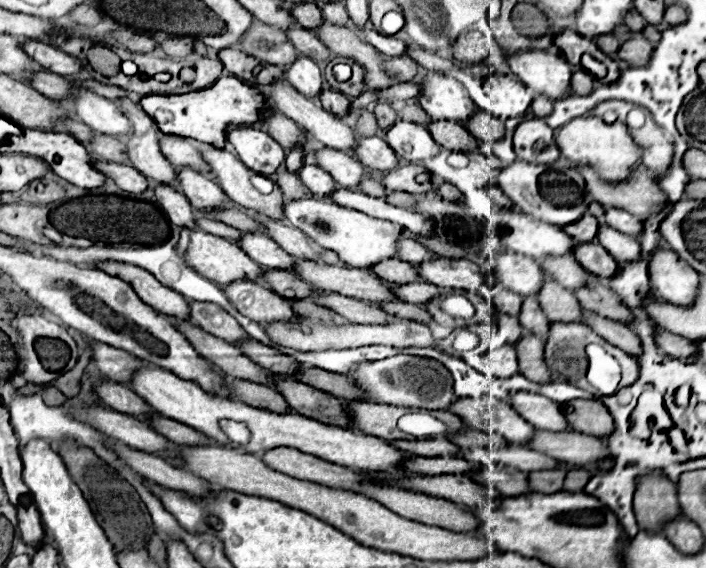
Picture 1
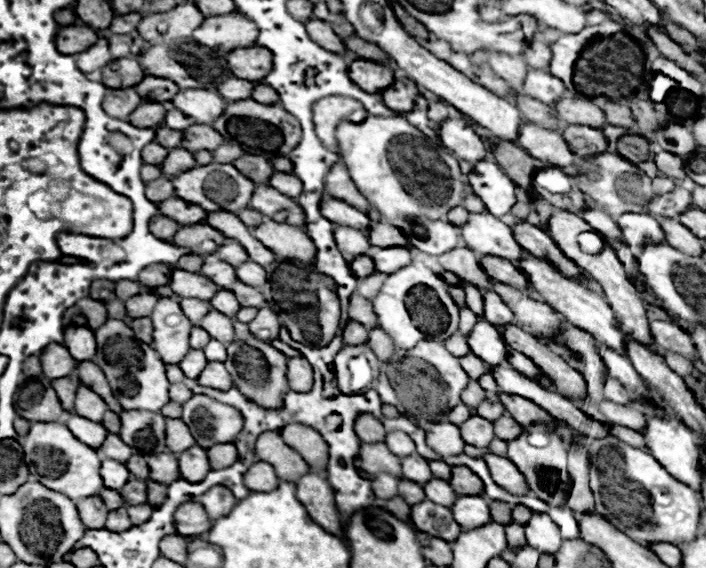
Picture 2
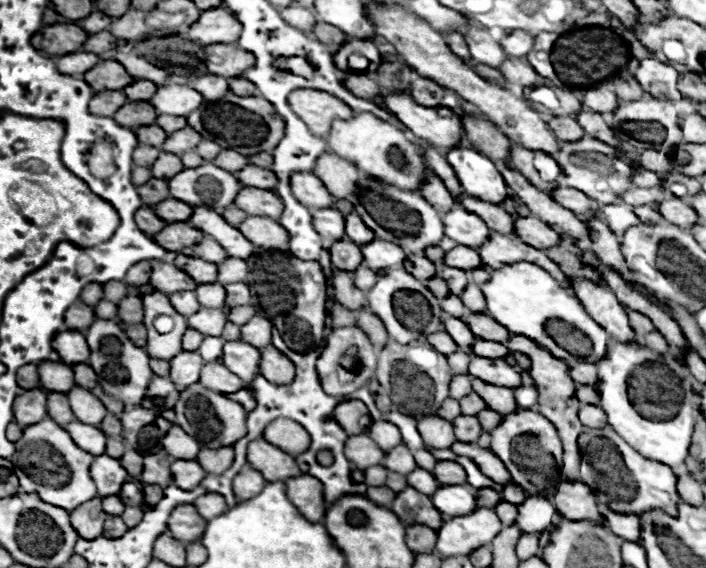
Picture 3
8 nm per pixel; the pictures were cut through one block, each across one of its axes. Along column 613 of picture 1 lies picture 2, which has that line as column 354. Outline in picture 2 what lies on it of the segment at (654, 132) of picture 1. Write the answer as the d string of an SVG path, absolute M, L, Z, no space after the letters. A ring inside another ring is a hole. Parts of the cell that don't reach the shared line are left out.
M326 96L314 102L312 106L312 122L314 122L314 132L316 136L324 142L326 148L332 152L338 152L338 142L336 142L336 124L340 120L348 120L352 112L360 110L360 102L352 98L342 98L342 96Z

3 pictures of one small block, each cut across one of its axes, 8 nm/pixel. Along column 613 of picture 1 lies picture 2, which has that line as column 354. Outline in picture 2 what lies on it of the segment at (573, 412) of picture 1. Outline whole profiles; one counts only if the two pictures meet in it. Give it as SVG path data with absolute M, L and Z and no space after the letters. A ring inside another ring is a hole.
M360 414L354 420L354 432L362 442L384 442L386 430L372 414Z

